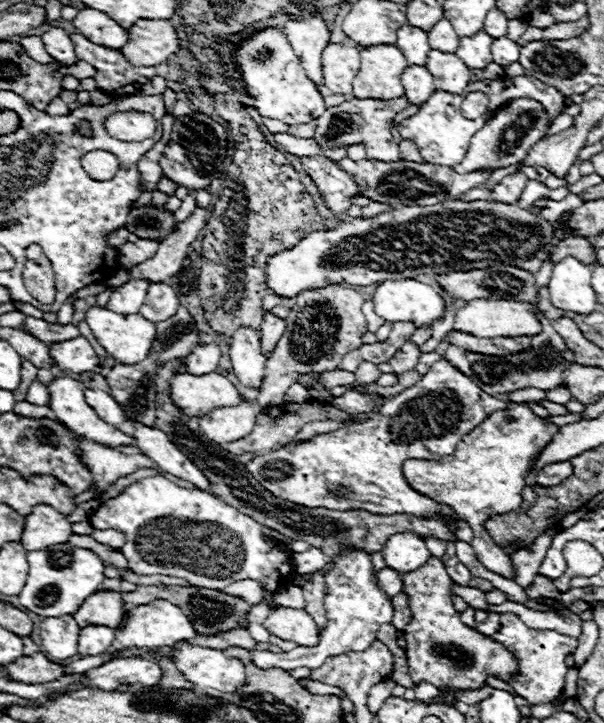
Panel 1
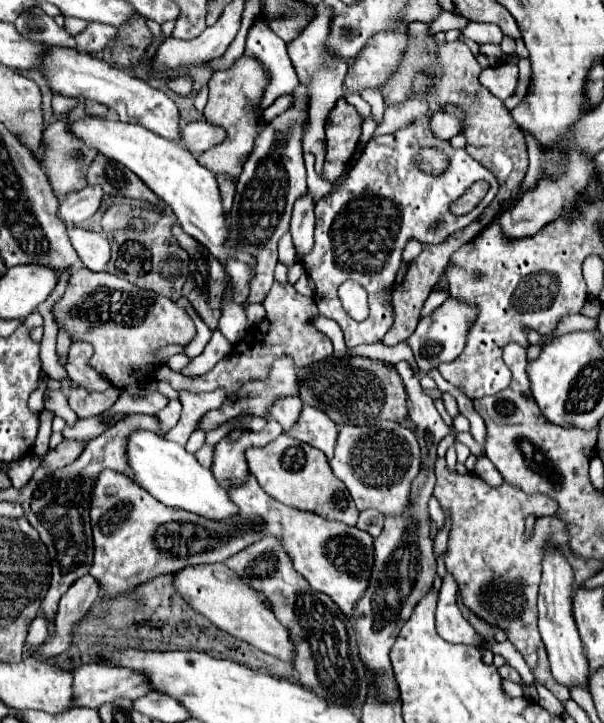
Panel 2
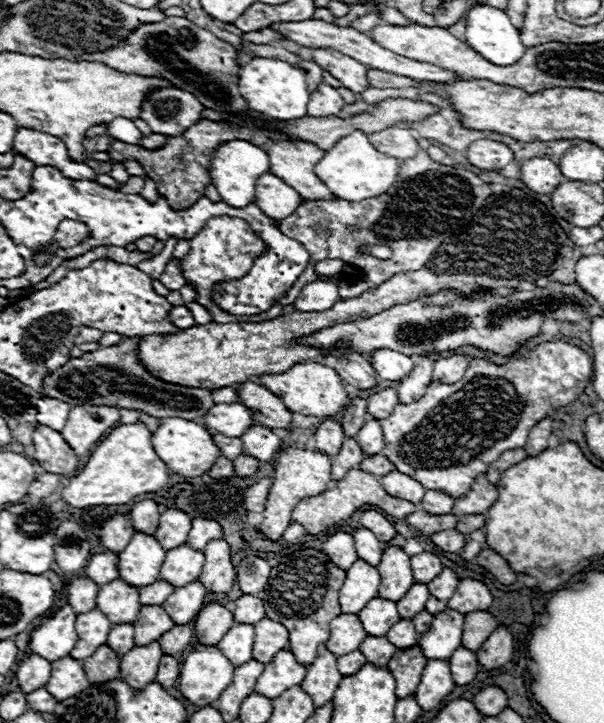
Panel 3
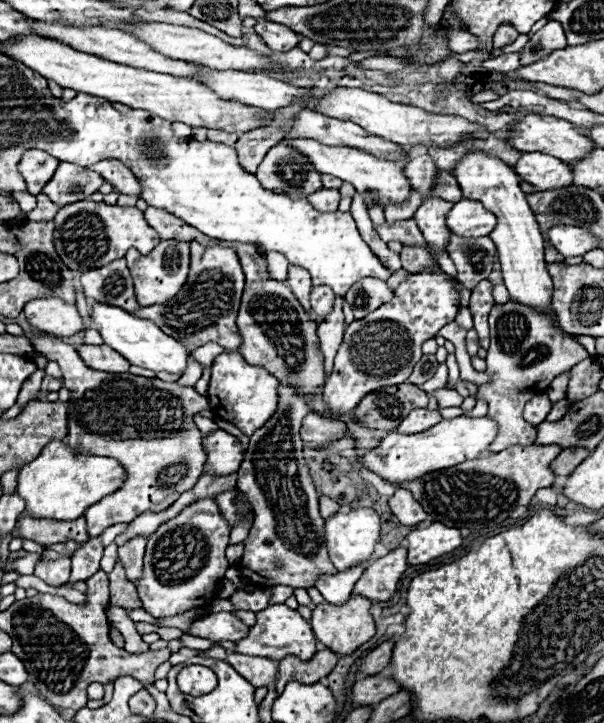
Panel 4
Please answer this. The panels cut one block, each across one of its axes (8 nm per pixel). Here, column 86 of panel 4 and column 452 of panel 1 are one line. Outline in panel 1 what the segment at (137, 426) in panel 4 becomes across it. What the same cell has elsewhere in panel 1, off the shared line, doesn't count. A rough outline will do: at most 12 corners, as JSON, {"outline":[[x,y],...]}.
{"outline":[[440,360],[362,424],[246,464],[306,508],[444,516],[404,480],[508,404]]}

